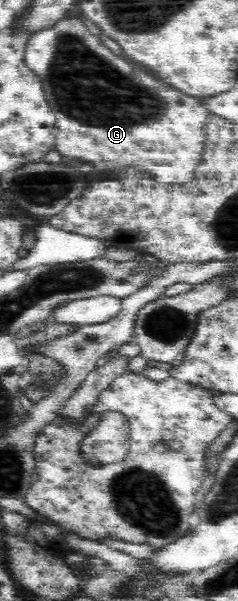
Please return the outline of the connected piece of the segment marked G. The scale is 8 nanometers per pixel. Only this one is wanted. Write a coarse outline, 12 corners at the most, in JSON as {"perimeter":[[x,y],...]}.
{"perimeter":[[82,20],[34,32],[54,149],[189,184],[208,118]]}

